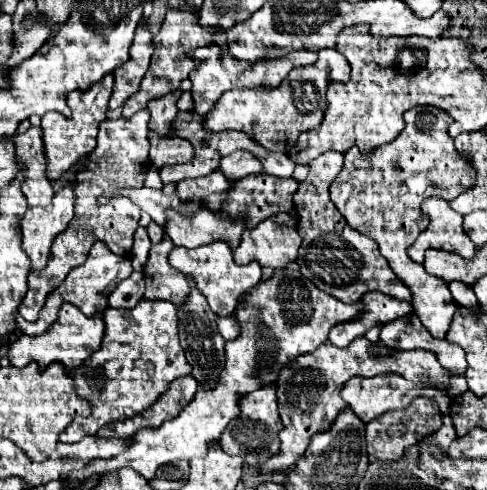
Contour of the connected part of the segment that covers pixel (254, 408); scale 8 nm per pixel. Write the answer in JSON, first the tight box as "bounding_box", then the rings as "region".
{"bounding_box":[221,387,283,463],"region":[[[261,387],[261,389],[255,389],[251,393],[241,395],[239,397],[239,409],[241,409],[241,415],[235,421],[237,425],[229,423],[229,427],[225,429],[225,433],[221,437],[221,449],[225,449],[225,453],[229,453],[229,455],[239,455],[239,457],[251,455],[259,463],[277,455],[279,453],[277,433],[283,429],[283,423],[279,419],[279,411],[277,411],[275,389],[273,387]]]}

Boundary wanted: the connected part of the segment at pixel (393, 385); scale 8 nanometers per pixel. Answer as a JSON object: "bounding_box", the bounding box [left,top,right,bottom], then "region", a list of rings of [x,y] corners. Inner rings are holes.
{"bounding_box":[341,373,451,423],"region":[[[385,373],[385,375],[375,375],[371,379],[361,379],[361,377],[353,377],[341,391],[341,397],[347,401],[347,405],[353,409],[353,413],[369,423],[373,421],[375,417],[379,417],[381,413],[387,413],[387,411],[393,411],[393,409],[405,409],[415,397],[429,397],[433,401],[439,403],[439,409],[443,415],[449,413],[449,405],[451,405],[451,397],[447,397],[445,391],[441,389],[435,389],[435,387],[425,387],[425,385],[413,385],[411,381],[405,381],[405,383],[399,383],[401,377],[395,375],[395,373]]]}

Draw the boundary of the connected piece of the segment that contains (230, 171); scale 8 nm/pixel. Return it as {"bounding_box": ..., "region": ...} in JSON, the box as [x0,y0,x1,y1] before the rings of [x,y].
{"bounding_box":[219,151,261,181],"region":[[[235,151],[221,159],[219,169],[225,173],[225,177],[229,177],[229,181],[239,181],[247,175],[261,173],[261,163],[247,151]]]}

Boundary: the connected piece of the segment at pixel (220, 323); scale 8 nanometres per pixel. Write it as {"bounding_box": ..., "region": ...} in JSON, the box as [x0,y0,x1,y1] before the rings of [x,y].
{"bounding_box":[217,313,241,341],"region":[[[235,313],[233,315],[227,315],[227,317],[219,317],[217,319],[217,329],[219,329],[219,333],[223,335],[225,341],[233,341],[241,333],[241,325],[239,325]]]}

